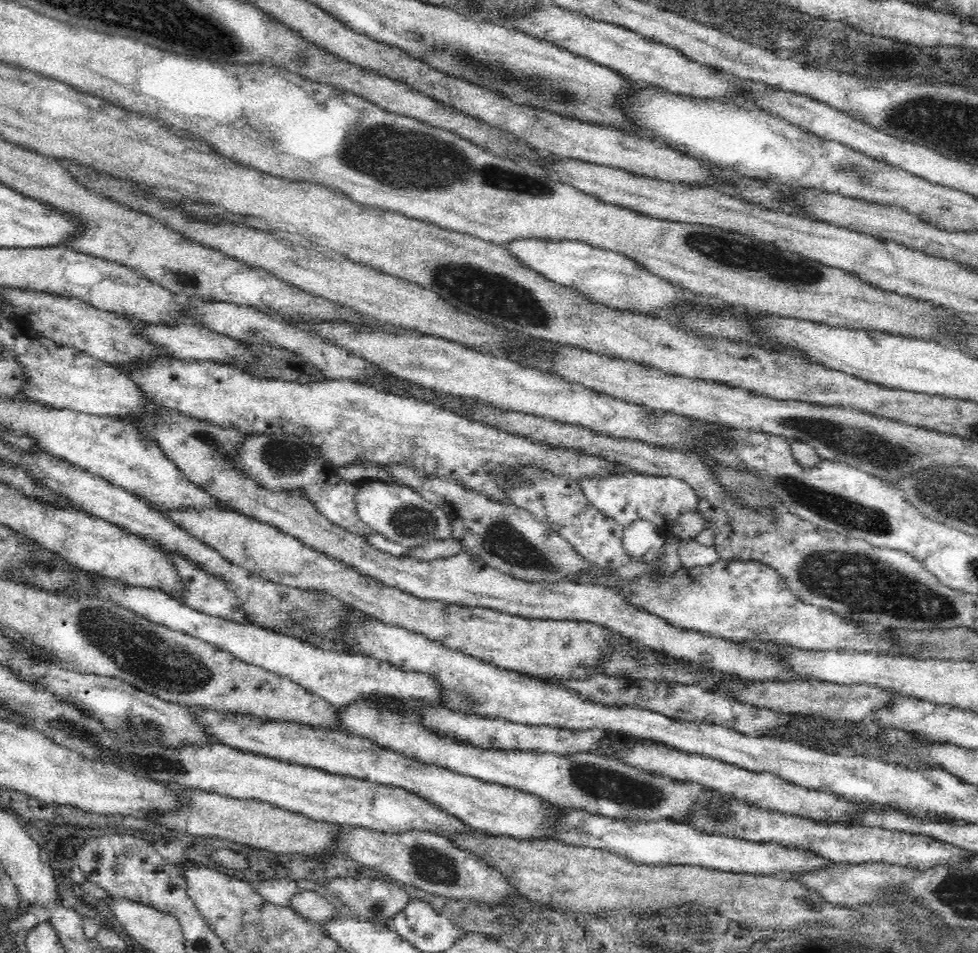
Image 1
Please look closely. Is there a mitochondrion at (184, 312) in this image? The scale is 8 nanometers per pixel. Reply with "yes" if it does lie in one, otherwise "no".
no

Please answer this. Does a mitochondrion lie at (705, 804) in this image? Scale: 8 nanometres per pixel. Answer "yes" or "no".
yes

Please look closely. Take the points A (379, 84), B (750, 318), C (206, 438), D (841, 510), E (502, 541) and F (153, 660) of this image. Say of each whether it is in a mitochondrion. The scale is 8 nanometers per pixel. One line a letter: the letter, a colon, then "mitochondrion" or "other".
A: other
B: other
C: mitochondrion
D: mitochondrion
E: mitochondrion
F: mitochondrion

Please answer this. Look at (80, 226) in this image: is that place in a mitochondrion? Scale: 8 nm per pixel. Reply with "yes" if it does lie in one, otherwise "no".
no

